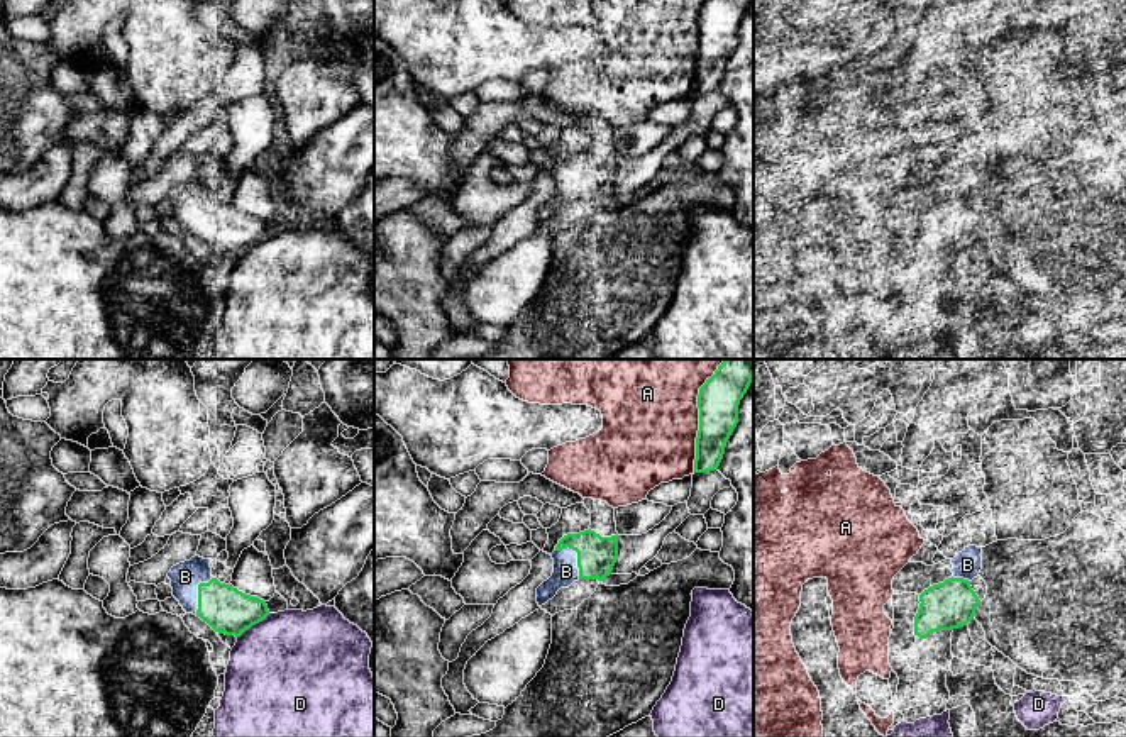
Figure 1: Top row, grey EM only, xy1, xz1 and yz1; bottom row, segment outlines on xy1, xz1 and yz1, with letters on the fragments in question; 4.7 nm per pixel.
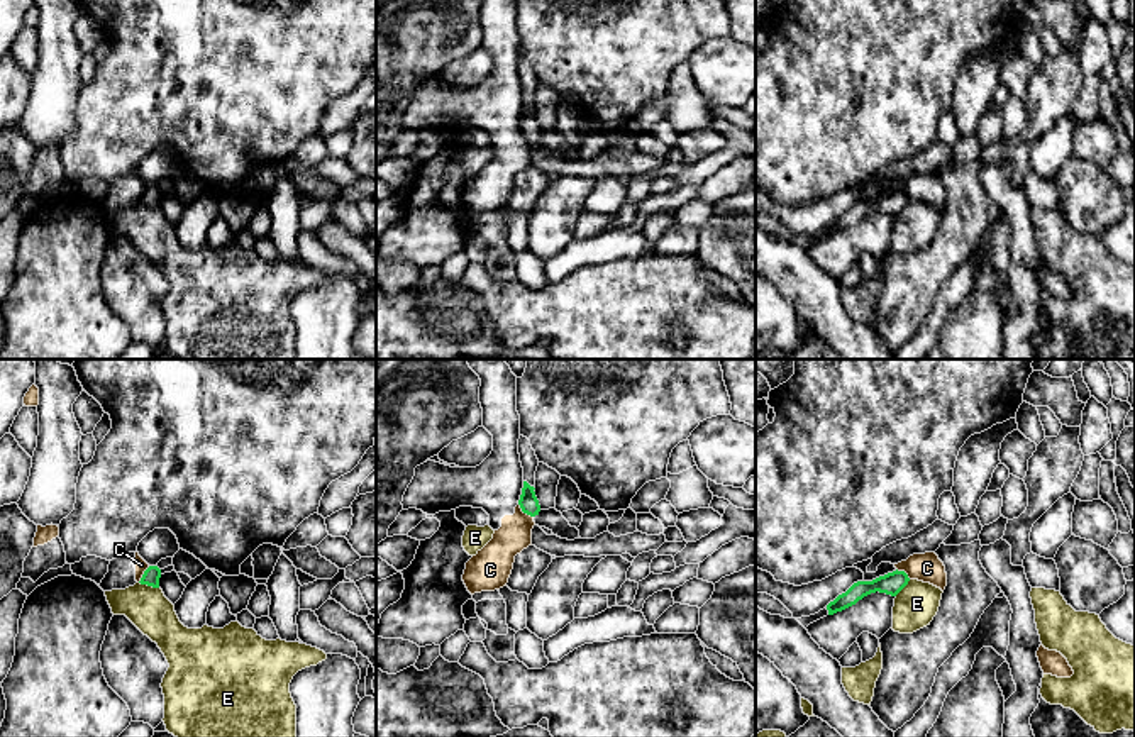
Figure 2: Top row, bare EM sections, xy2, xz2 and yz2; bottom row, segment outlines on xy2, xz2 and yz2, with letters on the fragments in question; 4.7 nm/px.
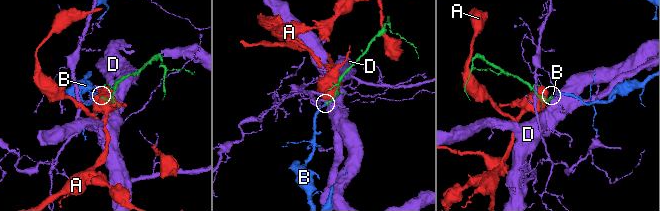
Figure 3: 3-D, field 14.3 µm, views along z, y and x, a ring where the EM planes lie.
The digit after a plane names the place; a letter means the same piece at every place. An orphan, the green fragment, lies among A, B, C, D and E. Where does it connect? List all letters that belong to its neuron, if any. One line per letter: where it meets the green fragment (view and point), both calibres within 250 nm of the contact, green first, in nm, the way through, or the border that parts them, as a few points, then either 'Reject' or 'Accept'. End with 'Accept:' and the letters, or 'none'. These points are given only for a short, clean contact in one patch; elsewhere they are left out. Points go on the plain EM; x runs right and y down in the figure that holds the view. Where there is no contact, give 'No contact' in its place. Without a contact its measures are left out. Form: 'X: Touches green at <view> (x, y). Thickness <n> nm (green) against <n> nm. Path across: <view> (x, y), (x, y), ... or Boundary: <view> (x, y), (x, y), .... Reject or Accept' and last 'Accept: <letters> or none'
A: Touches green at xz1 (700, 46). Thickness 200 nm (green) against 460 nm. Reject
B: Touches green at xz1 (578, 177). Thickness 190 nm (green) against 120 nm. Accept
C: Touches green at xz2 (524, 132). Thickness 90 nm (green) against 160 nm. Boundary: xz2 (519, 124), (532, 138). Reject
D: Touches green at xy1 (253, 244). Thickness 220 nm (green) against 480 nm. Boundary: xy1 (270, 234), (237, 258). Reject
E: Touches green at xy2 (149, 205). Thickness 80 nm (green) against 200 nm. Boundary: xy2 (139, 202), (158, 209). Reject
Accept: B

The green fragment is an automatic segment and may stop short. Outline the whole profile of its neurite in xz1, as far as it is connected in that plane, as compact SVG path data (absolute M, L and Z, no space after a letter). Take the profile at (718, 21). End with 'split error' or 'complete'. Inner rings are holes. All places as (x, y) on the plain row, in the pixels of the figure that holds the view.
M706 0L699 8L699 51L694 93L718 90L726 63L738 44L738 25L752 0Z; complete

